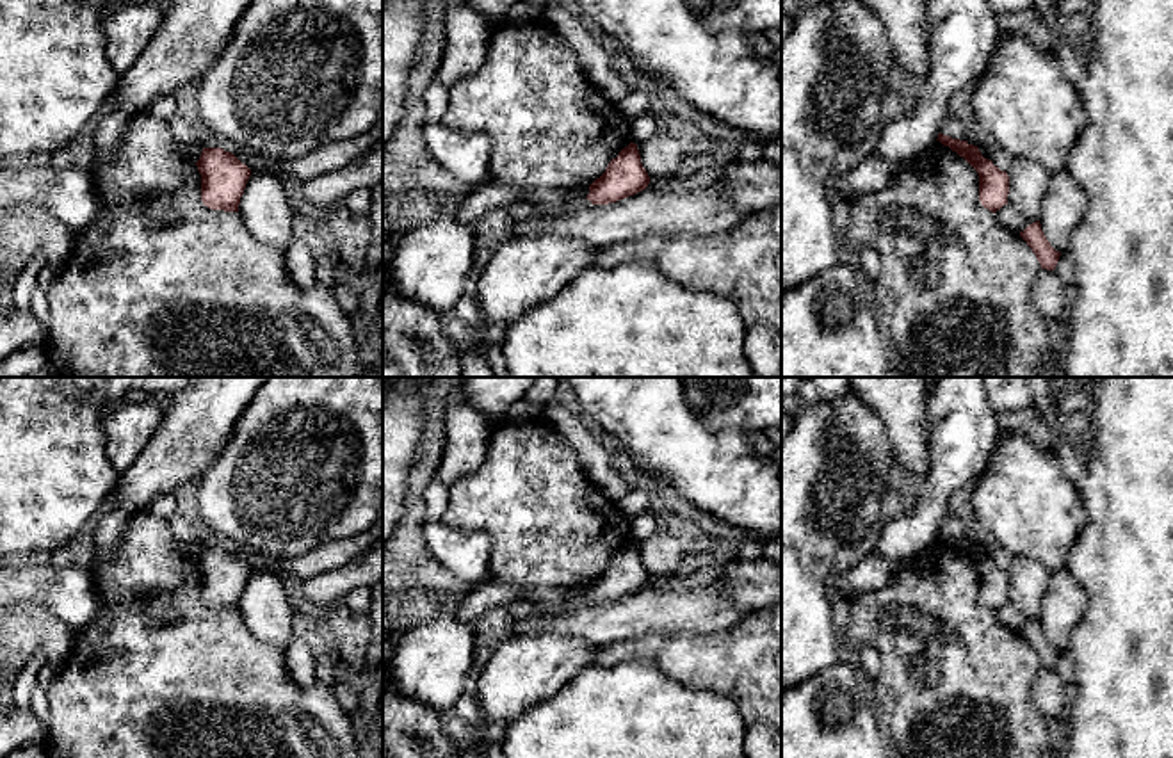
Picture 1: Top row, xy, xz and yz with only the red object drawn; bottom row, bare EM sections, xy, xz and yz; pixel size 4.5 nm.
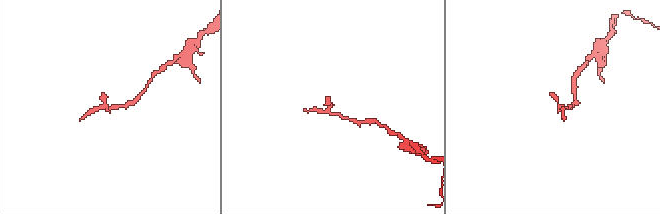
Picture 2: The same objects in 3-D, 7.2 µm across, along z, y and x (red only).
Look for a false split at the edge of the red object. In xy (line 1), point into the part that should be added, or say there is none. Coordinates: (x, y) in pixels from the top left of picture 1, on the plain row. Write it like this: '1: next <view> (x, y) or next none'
1: next none

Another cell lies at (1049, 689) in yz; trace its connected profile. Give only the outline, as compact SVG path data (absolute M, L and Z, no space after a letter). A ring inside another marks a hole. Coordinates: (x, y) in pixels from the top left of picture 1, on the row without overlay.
M1041 667L1032 685L1032 701L1041 715L1050 719L1066 719L1066 683L1057 676L1054 669Z

